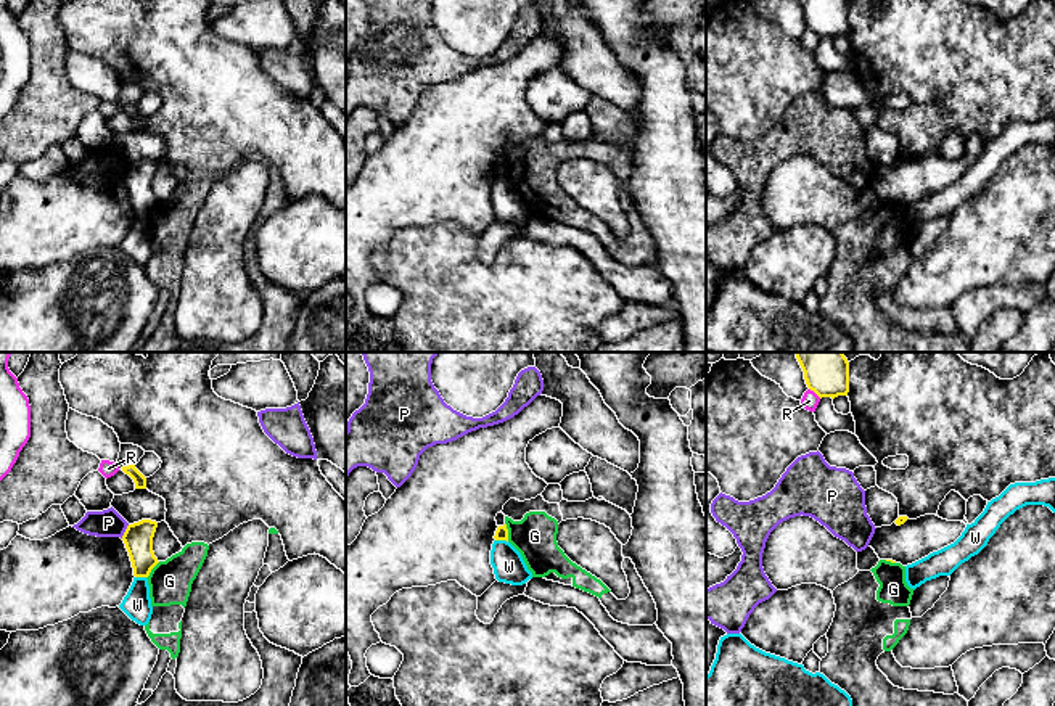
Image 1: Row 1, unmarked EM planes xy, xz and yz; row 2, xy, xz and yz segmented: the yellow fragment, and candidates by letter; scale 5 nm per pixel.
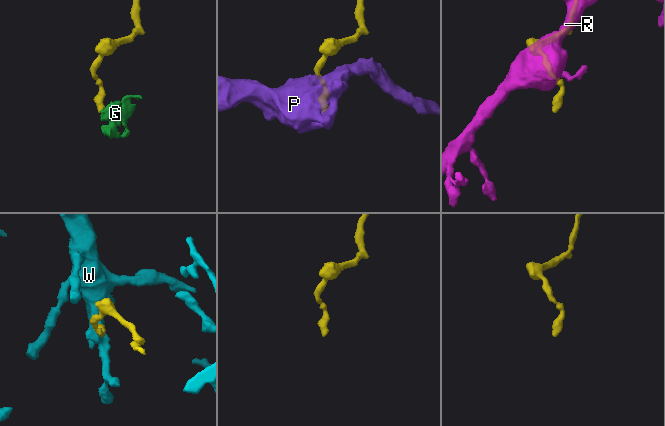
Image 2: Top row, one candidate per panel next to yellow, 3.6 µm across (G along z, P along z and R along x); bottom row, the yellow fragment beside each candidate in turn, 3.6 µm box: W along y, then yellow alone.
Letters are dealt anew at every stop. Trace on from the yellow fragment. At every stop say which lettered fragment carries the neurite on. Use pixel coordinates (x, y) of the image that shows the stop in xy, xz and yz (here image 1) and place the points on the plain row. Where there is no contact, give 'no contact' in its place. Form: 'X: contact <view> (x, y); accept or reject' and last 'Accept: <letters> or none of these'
G: contact xz (507, 172); reject
P: contact xy (126, 171); reject
R: contact yz (816, 32); reject
W: contact xz (502, 179); reject
Accept: none of these

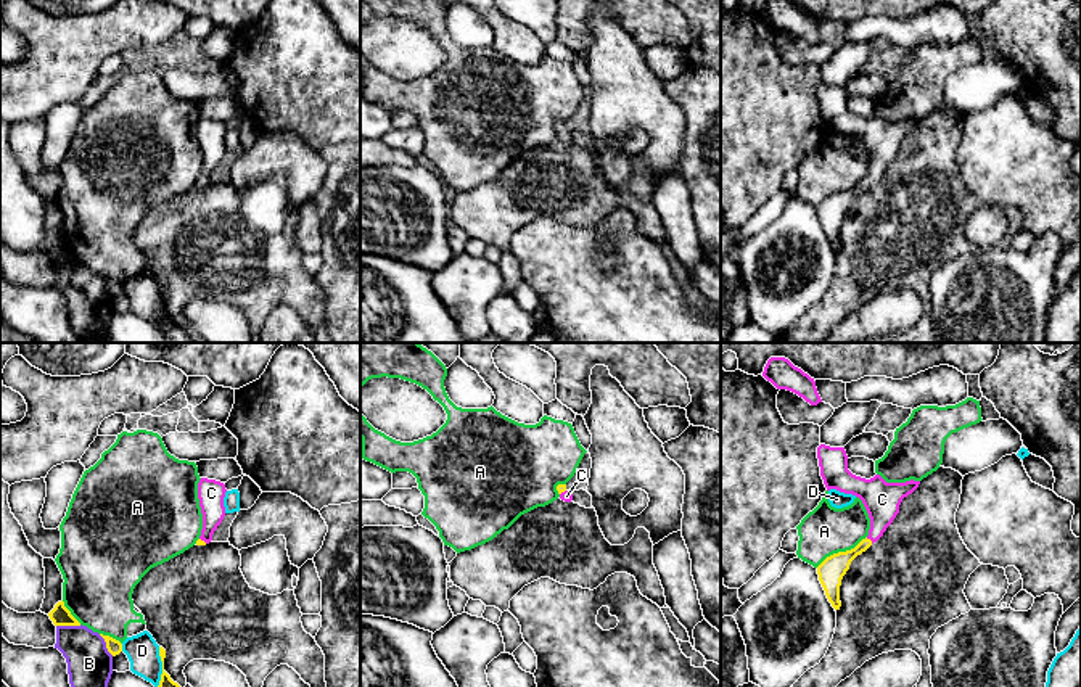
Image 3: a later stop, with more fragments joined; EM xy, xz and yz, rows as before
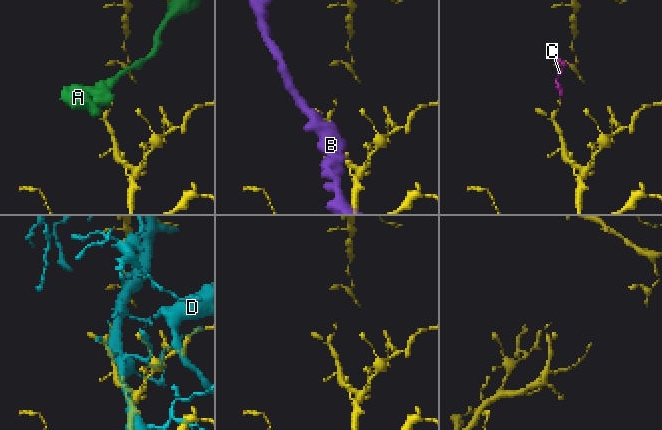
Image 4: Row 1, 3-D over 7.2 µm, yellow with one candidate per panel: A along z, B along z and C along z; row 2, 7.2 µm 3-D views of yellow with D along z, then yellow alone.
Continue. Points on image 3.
A: contact yz (840, 192); reject
B: contact xy (68, 264); reject
C: contact yz (869, 179); accept
D: contact xy (163, 306); reject
Accept: C

